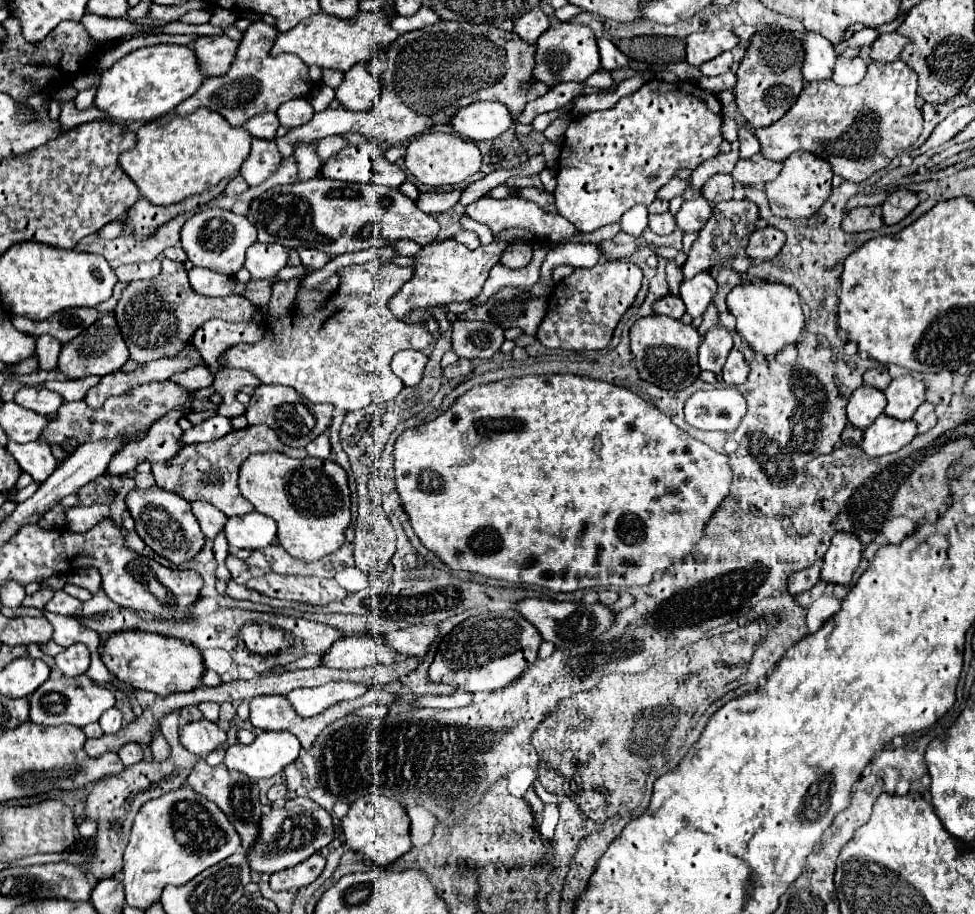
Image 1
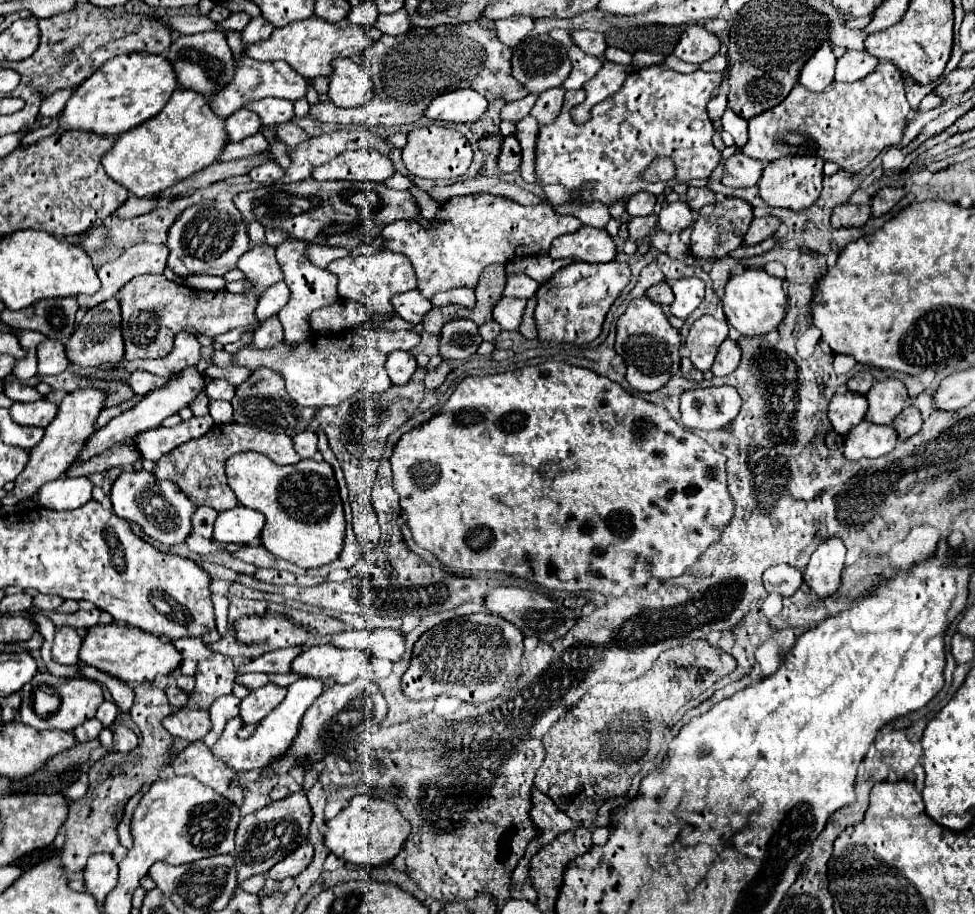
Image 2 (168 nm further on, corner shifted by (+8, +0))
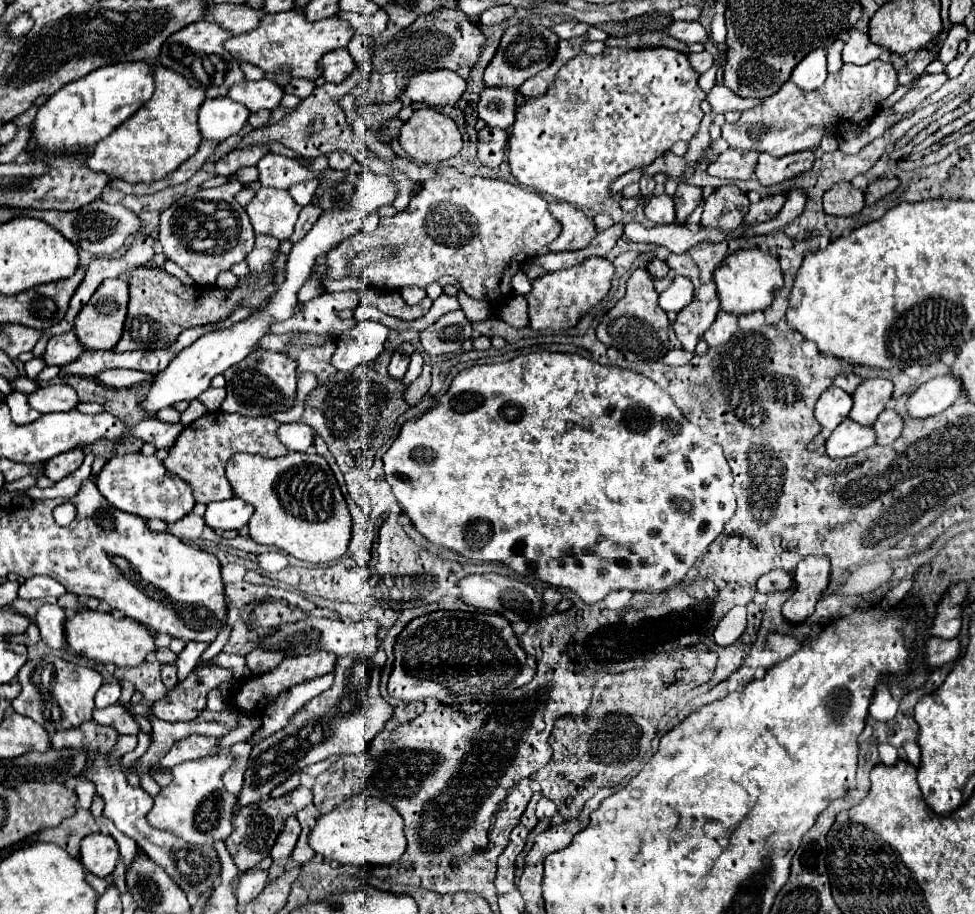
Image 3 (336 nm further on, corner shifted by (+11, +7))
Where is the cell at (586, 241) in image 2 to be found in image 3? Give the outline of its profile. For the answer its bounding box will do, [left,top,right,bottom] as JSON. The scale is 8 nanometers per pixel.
[549,202,597,252]

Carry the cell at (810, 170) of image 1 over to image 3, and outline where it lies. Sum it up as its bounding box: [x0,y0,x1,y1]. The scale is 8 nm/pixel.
[755,150,815,186]

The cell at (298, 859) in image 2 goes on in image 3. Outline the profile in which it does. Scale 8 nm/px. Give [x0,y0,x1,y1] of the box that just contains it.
[271,816,301,860]

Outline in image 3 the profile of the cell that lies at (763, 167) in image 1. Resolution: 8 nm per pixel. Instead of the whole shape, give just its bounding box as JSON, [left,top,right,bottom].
[707,148,759,180]

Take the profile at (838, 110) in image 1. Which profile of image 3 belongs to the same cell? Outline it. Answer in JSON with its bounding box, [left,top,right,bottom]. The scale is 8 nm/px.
[723,58,897,156]

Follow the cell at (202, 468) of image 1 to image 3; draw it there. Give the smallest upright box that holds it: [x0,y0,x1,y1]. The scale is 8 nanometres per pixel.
[163,412,287,504]

